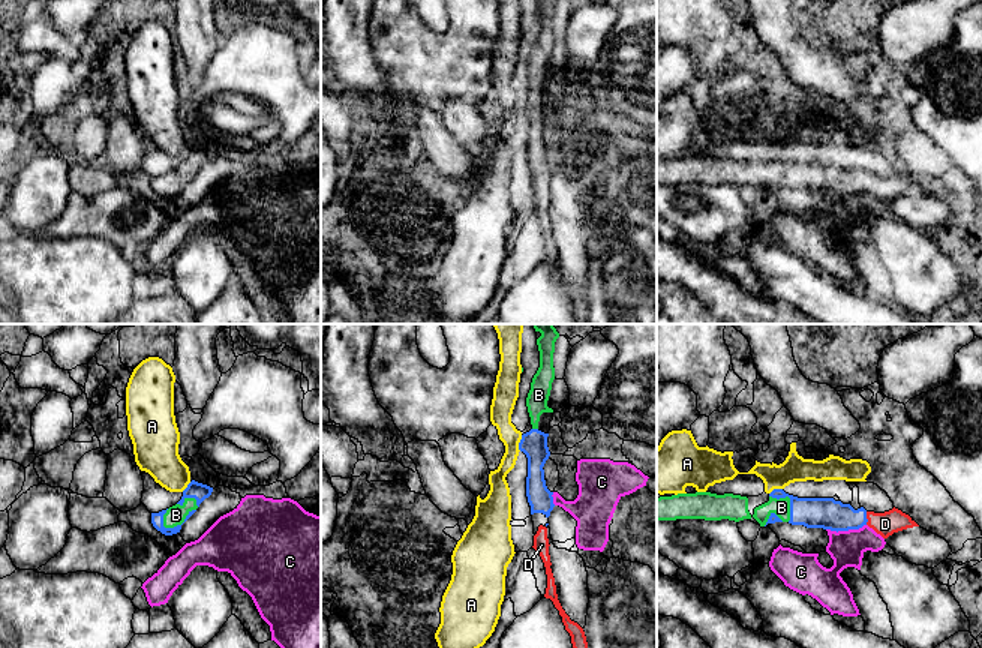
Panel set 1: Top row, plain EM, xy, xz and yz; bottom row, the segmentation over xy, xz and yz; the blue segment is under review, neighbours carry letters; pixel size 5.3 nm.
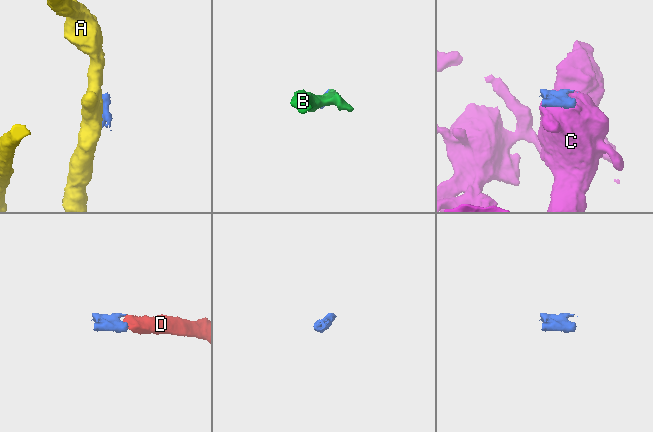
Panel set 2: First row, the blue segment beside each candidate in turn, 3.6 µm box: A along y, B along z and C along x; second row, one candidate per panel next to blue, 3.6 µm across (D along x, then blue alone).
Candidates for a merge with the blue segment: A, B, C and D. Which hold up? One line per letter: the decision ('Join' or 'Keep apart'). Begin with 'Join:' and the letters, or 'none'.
Join: B, D
A: Keep apart
B: Join
C: Keep apart
D: Join

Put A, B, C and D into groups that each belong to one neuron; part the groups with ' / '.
A / B D / C

